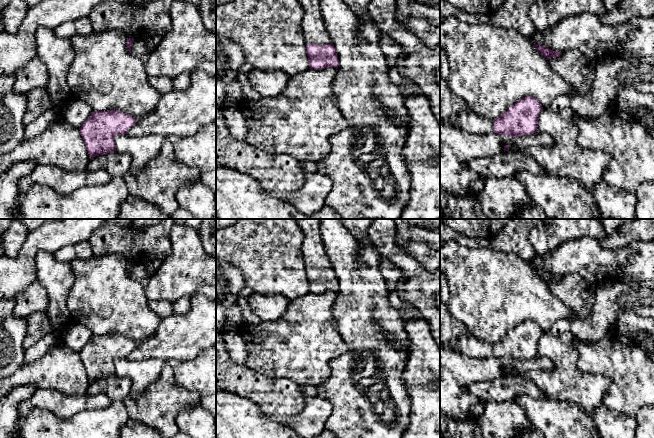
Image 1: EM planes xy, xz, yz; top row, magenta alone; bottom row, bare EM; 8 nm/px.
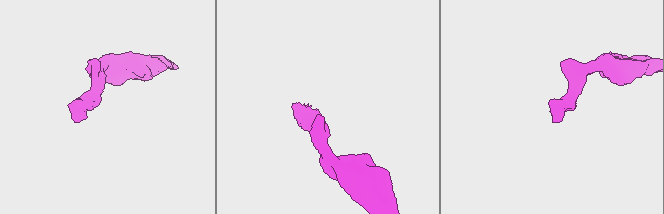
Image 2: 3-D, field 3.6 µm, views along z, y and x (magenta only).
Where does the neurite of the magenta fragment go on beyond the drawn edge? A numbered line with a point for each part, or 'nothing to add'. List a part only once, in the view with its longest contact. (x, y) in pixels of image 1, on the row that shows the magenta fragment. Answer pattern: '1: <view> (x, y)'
1: xz (315, 31)

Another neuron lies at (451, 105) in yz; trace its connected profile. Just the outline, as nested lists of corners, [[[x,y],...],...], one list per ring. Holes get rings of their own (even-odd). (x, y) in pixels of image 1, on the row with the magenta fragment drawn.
[[[440,75],[440,121],[452,120],[464,112],[469,112],[469,106],[450,90],[447,79]]]

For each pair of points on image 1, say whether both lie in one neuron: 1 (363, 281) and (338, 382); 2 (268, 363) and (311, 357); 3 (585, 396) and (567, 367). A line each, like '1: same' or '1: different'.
1: same
2: same
3: same

